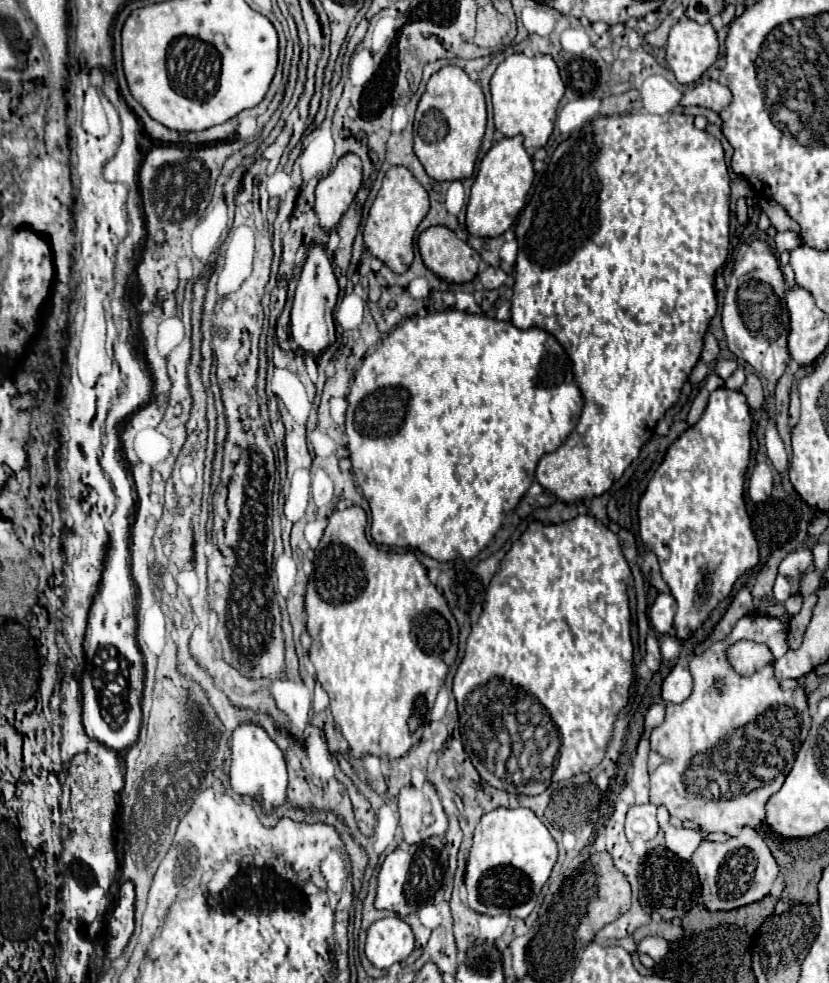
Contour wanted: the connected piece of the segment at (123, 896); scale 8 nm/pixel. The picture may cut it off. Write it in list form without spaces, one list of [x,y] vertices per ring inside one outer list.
[[[132,882],[122,884],[108,930],[110,930],[110,938],[108,938],[106,956],[110,960],[116,960],[122,954],[122,950],[128,944],[132,930],[134,930],[134,886],[132,886]]]

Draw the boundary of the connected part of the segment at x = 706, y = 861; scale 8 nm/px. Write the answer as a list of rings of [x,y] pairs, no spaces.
[[[748,826],[726,842],[702,840],[702,844],[692,854],[690,864],[696,868],[702,884],[702,904],[712,912],[728,912],[762,900],[770,894],[772,884],[778,878],[778,864],[768,844],[756,830]]]

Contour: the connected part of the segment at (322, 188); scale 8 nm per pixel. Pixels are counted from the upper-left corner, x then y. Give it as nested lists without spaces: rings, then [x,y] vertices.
[[[346,152],[338,160],[334,170],[326,178],[322,178],[316,186],[314,210],[324,230],[340,226],[342,214],[352,204],[360,184],[362,184],[362,162],[356,154]]]

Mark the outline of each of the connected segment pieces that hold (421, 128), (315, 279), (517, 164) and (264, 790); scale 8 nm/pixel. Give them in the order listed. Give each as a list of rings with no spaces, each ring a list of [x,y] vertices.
[[[444,66],[430,76],[416,108],[414,152],[426,174],[438,182],[464,180],[474,174],[478,150],[486,128],[486,102],[478,82],[462,68]]]
[[[314,244],[308,248],[308,256],[302,266],[302,274],[300,274],[294,304],[292,304],[292,316],[290,316],[290,334],[294,342],[314,358],[318,358],[318,354],[336,340],[334,336],[336,298],[338,298],[338,280],[334,274],[332,260],[324,246]]]
[[[502,138],[496,142],[488,154],[482,158],[476,180],[470,190],[470,202],[466,208],[466,228],[472,236],[482,236],[482,238],[494,238],[504,234],[518,212],[522,210],[526,202],[526,194],[532,186],[534,180],[534,168],[532,168],[532,158],[522,146],[522,138]]]
[[[240,724],[232,734],[232,756],[230,756],[230,784],[234,794],[250,796],[260,802],[266,814],[272,814],[286,802],[286,762],[280,748],[268,738],[268,734],[254,724]]]

